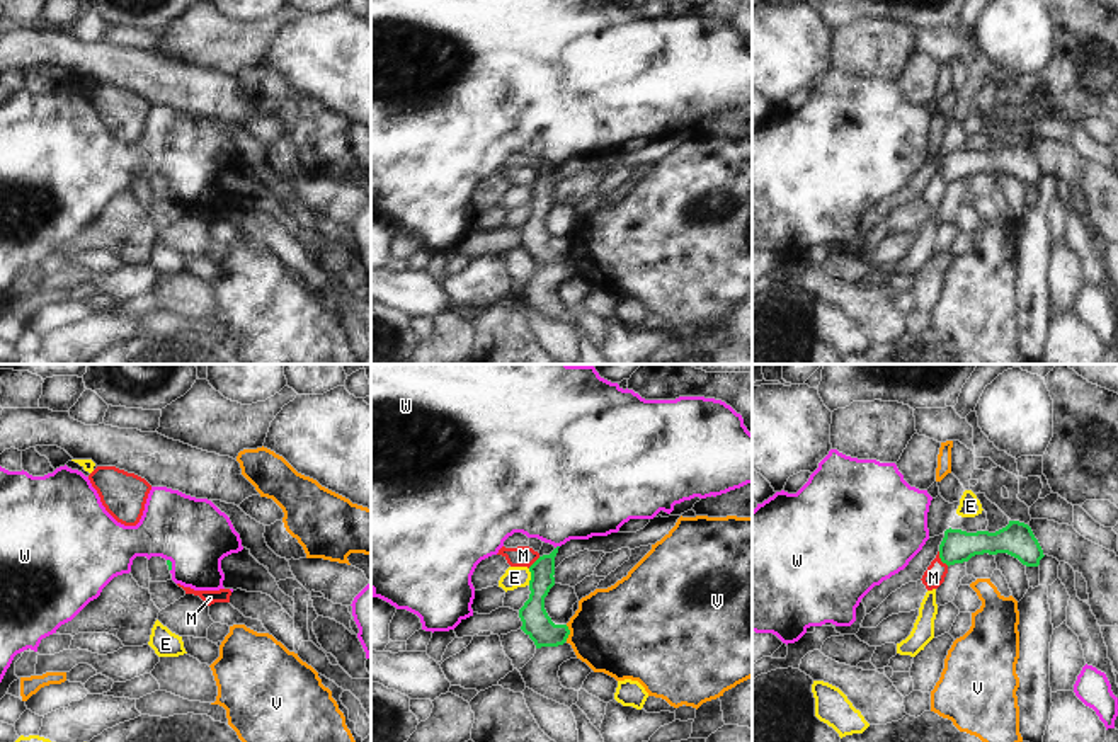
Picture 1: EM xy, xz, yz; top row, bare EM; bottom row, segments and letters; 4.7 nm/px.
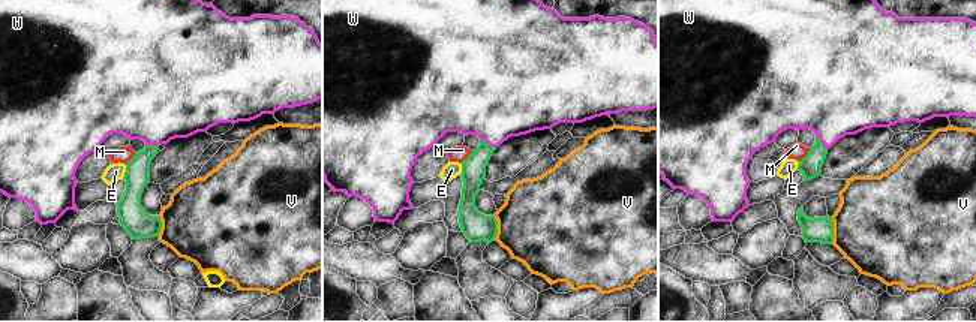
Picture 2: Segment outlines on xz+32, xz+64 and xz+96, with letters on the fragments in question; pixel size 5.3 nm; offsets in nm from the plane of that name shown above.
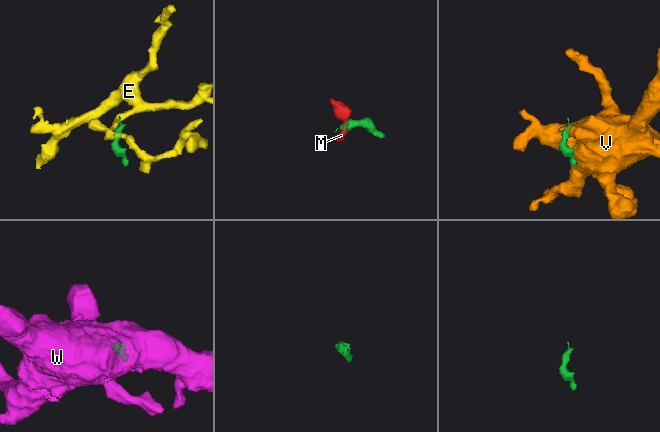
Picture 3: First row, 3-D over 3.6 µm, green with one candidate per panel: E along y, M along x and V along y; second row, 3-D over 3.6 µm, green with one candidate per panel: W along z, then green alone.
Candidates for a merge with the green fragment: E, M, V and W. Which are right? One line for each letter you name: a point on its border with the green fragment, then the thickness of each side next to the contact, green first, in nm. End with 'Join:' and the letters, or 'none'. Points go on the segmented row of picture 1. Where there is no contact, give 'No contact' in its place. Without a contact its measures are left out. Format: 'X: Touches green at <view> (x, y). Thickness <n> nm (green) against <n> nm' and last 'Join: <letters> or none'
W: Touches green at xz (557, 547). Thickness 110 nm (green) against 460 nm
Join: W.

